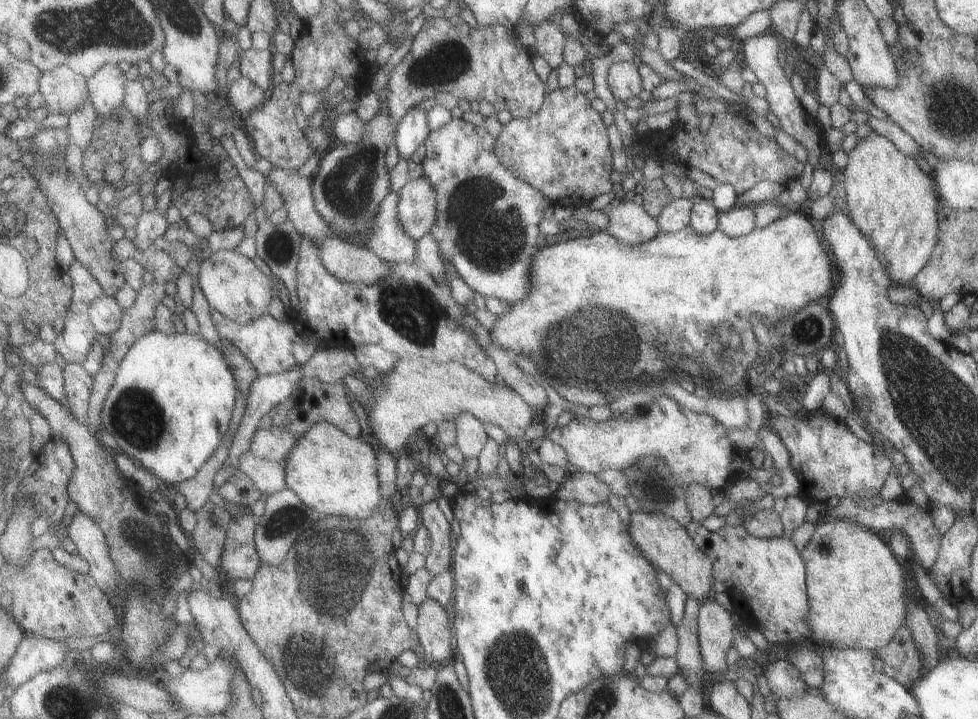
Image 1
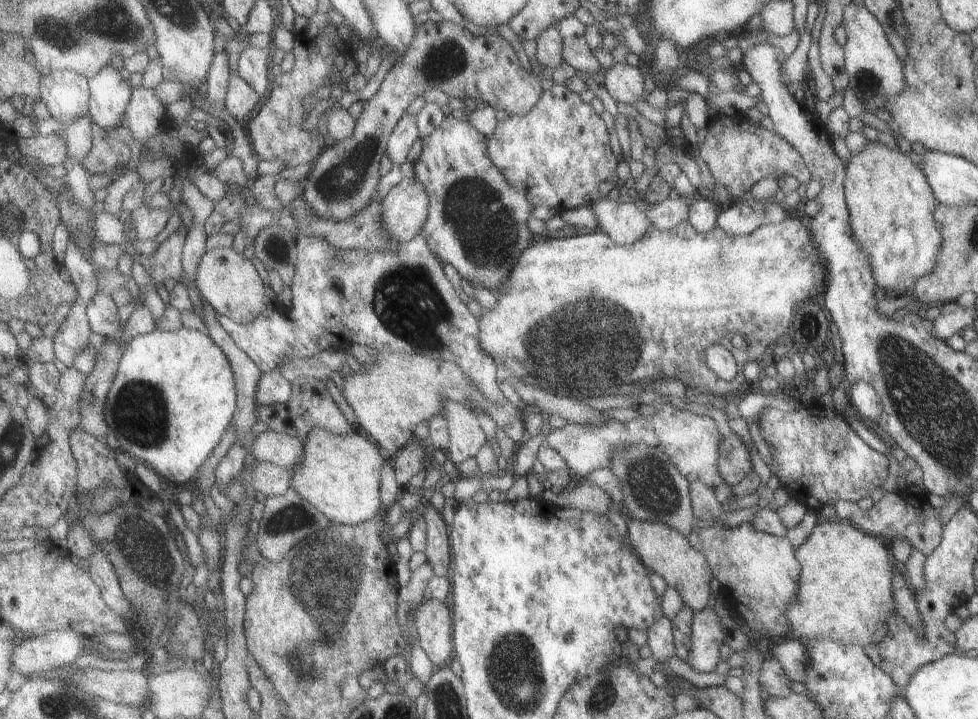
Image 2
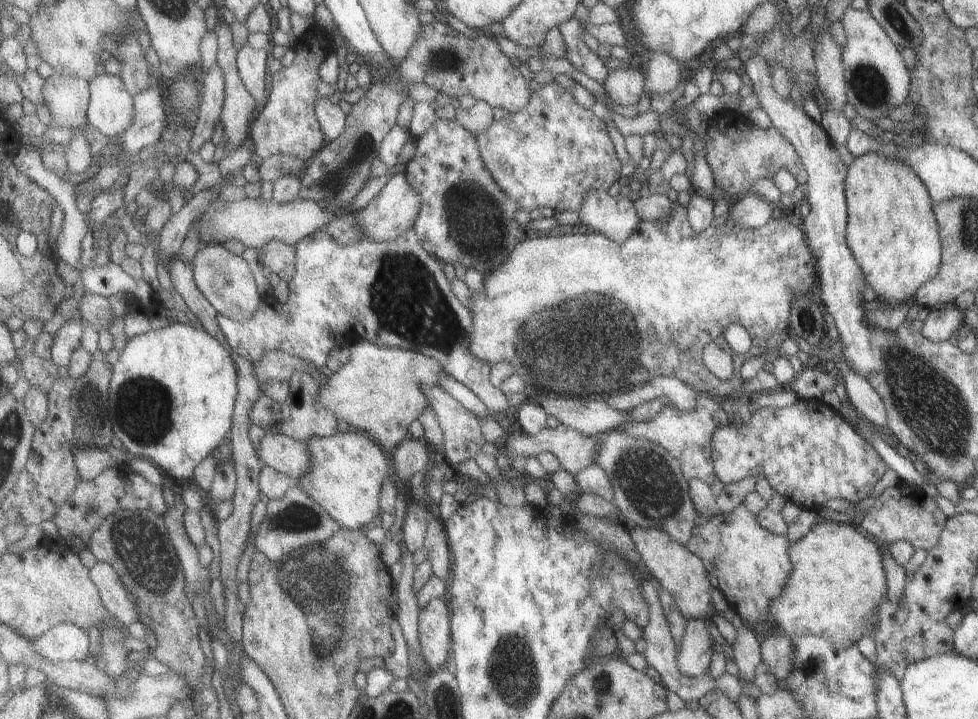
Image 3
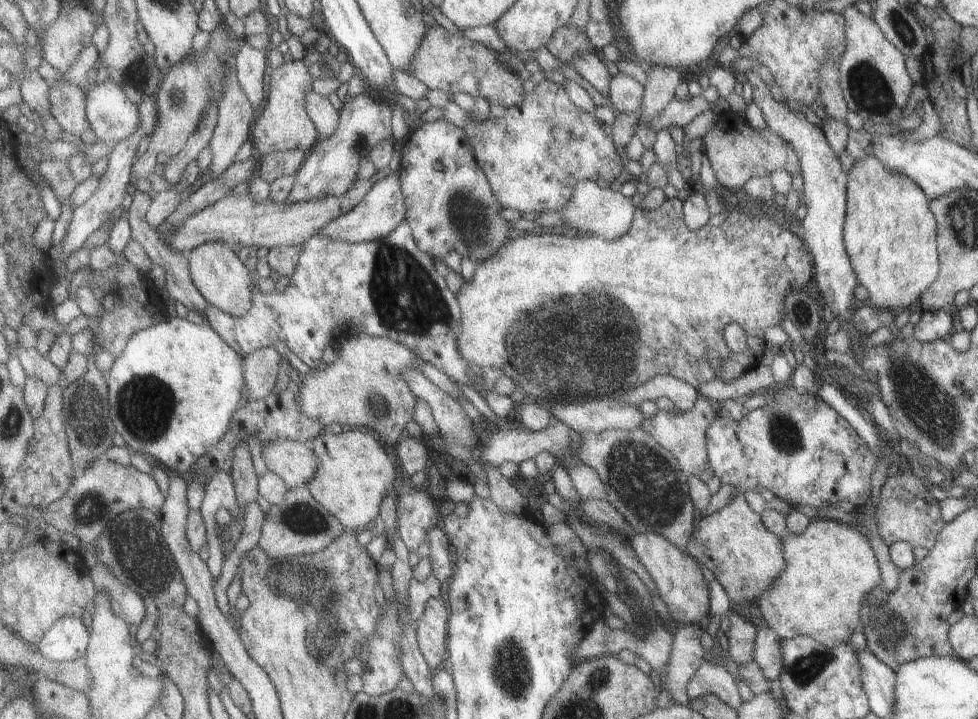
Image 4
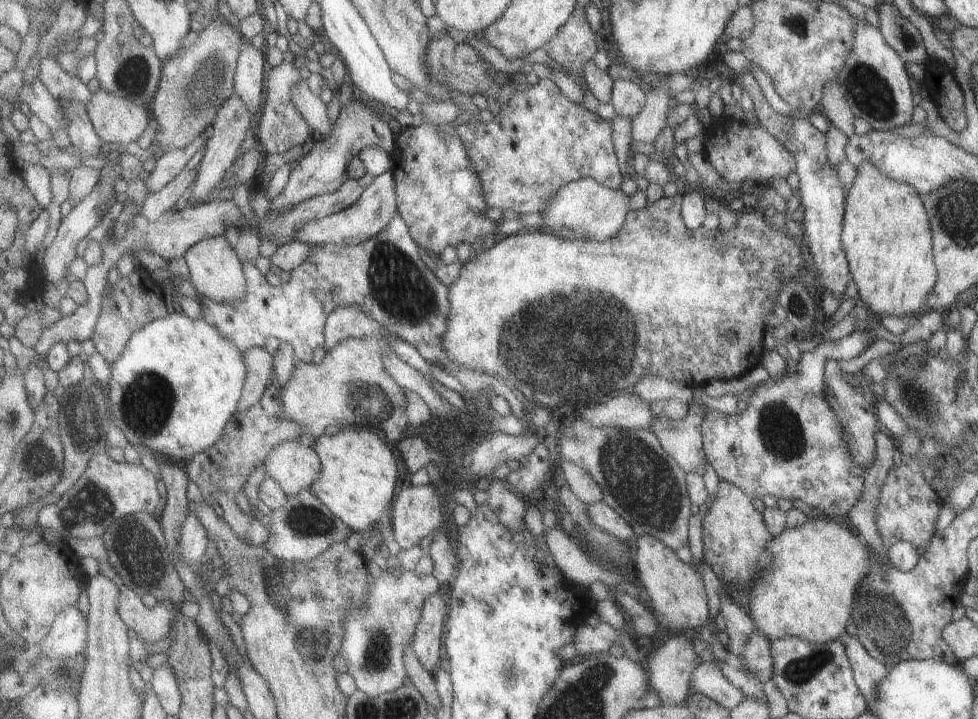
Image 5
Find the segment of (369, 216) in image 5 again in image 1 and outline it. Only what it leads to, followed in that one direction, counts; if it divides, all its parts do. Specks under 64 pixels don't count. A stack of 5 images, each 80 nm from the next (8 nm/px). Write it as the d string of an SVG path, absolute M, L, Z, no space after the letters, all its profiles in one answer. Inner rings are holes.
M425 176L409 179L399 192L398 215L404 231L419 240L430 232L438 217L438 198L434 184Z

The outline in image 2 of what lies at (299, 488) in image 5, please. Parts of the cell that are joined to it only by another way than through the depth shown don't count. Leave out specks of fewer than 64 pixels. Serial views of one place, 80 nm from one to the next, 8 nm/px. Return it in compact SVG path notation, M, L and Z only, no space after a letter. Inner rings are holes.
M267 429L253 442L250 452L257 461L267 461L293 470L304 453L305 441L299 437Z

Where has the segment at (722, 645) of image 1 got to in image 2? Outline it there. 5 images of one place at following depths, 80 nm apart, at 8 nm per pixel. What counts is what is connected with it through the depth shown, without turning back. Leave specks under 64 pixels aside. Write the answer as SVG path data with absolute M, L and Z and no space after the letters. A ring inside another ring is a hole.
M712 605L698 610L690 624L690 651L685 661L694 671L713 671L719 662L723 634Z

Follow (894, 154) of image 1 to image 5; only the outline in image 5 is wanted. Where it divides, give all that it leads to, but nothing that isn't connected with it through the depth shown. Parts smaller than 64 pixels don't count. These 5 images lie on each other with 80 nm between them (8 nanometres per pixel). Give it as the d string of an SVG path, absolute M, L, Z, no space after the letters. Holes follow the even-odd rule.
M863 163L855 167L855 178L847 188L840 233L840 246L846 260L850 281L857 288L857 302L878 318L918 317L925 309L927 294L936 282L931 254L931 228L919 194L913 188L883 176L875 166Z

